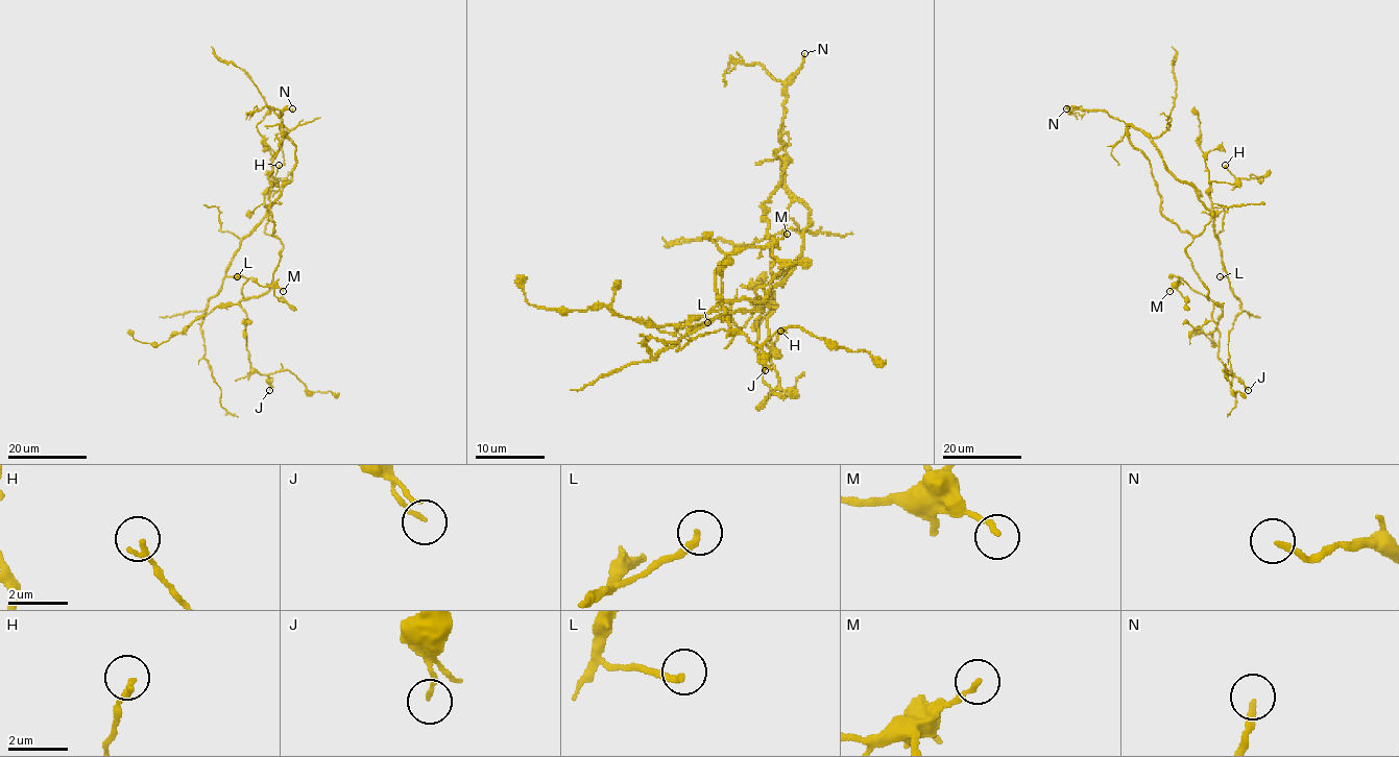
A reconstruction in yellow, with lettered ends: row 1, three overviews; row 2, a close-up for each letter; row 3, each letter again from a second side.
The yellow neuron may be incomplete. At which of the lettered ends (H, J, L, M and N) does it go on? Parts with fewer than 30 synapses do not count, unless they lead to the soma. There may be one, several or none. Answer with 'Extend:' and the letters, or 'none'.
Extend: N

